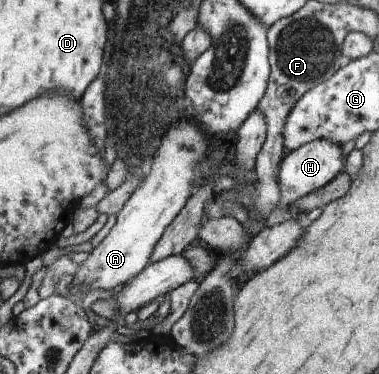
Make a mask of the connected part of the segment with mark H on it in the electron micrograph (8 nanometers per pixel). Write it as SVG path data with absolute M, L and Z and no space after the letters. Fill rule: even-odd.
M315 139L302 144L297 150L291 151L283 160L280 166L280 187L283 202L286 207L292 210L302 196L324 187L341 170L343 156L339 144L327 139Z

